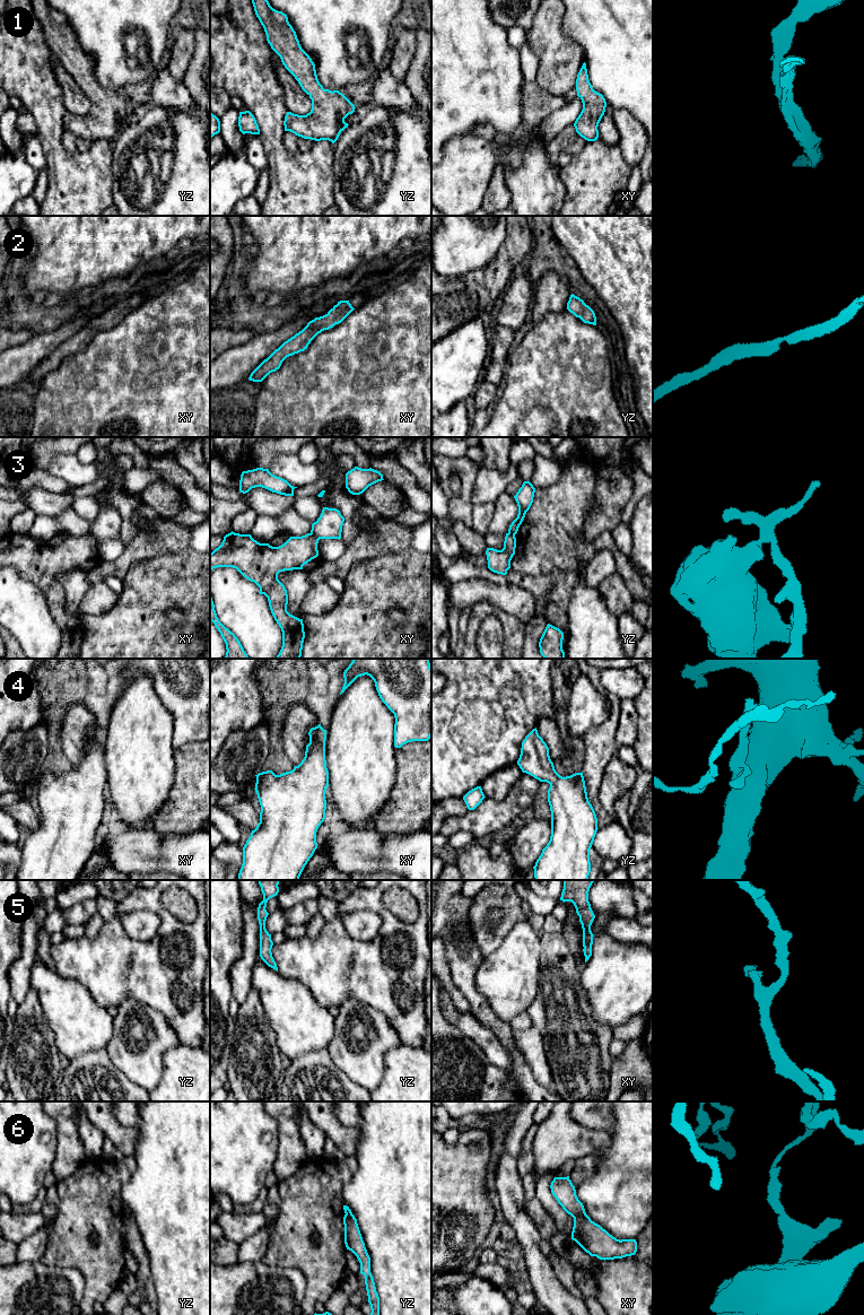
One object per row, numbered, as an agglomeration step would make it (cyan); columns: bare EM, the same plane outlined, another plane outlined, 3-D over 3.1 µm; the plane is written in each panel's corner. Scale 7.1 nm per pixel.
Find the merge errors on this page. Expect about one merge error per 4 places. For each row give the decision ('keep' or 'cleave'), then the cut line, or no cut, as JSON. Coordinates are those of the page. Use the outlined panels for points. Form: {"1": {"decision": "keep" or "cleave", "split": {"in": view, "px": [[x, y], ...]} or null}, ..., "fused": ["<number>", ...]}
{"1": {"decision": "keep", "split": null}, "2": {"decision": "keep", "split": null}, "3": {"decision": "cleave", "split": {"in": "xy", "px": [[311, 531], [319, 539]]}}, "4": {"decision": "keep", "split": null}, "5": {"decision": "keep", "split": null}, "6": {"decision": "cleave", "split": {"in": "xy", "px": [[585, 1212], [574, 1218]]}}, "fused": ["3", "6"]}

